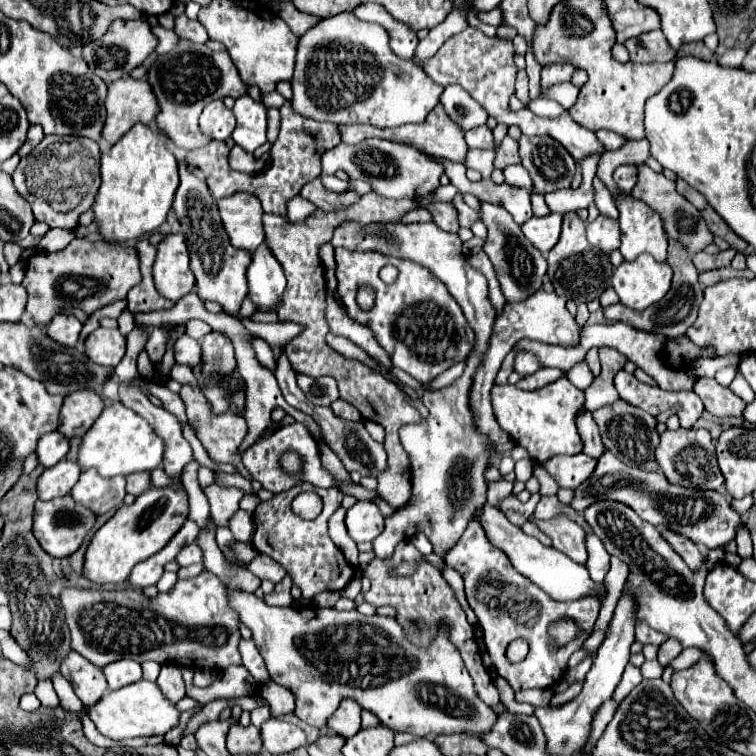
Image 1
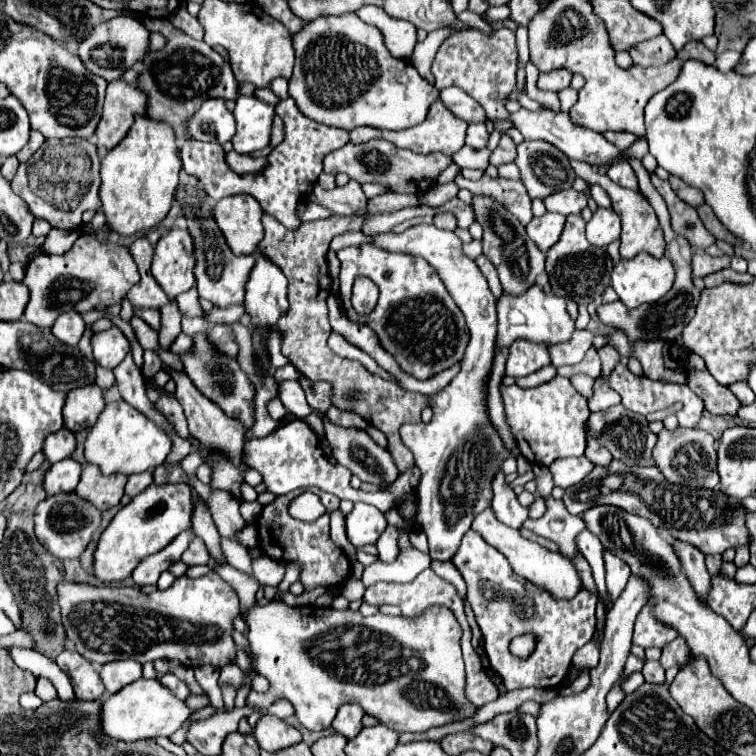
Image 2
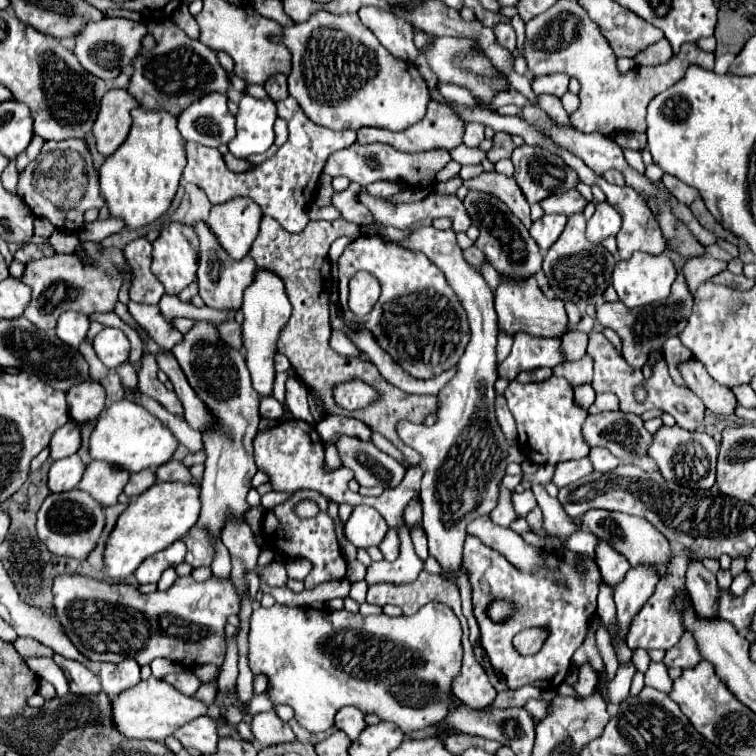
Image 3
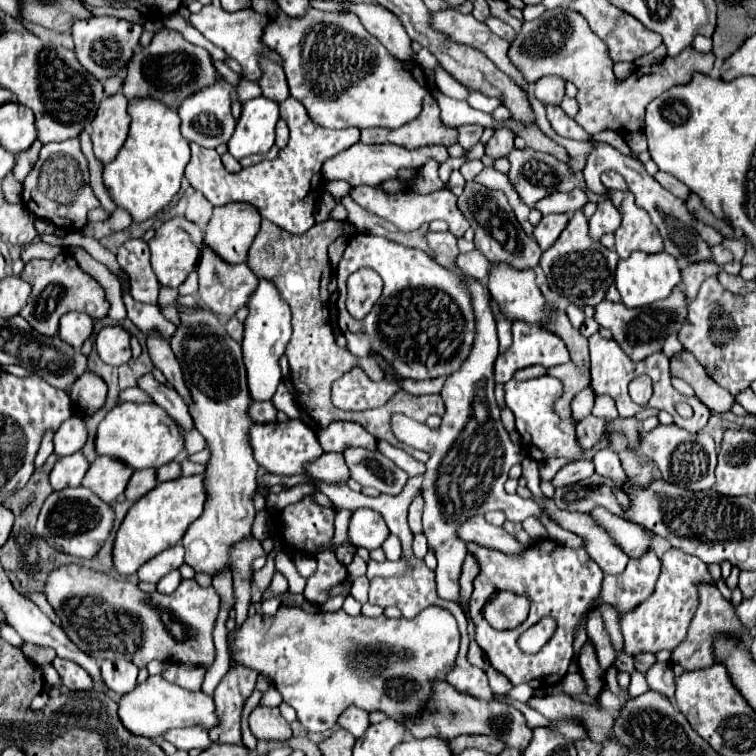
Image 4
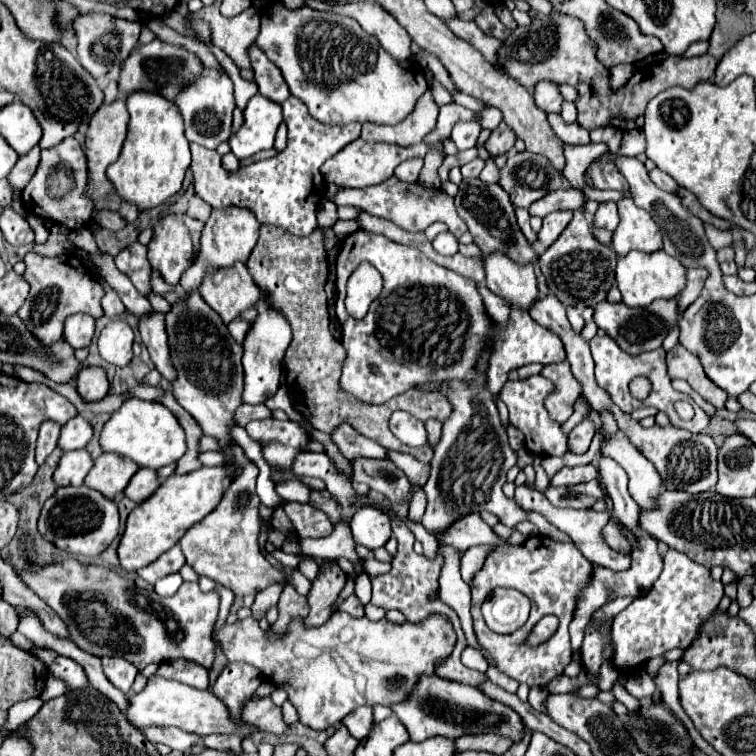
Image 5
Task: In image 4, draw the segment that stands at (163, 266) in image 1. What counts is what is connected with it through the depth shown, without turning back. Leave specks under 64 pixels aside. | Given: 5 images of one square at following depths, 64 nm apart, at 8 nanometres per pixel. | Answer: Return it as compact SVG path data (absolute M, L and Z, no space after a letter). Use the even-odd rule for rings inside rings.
M172 218L156 230L156 236L148 242L148 246L152 252L152 270L158 276L162 286L178 288L196 270L198 258L200 258L198 242L202 242L200 234L202 234L200 228L194 226L192 222L188 222L186 218Z

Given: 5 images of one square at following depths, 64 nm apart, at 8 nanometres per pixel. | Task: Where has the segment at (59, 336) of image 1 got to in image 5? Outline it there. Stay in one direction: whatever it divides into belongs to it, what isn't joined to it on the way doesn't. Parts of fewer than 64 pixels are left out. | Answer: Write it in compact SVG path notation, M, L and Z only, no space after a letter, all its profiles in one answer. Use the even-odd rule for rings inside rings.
M72 314L64 322L64 340L72 348L84 348L94 336L94 318L88 314Z

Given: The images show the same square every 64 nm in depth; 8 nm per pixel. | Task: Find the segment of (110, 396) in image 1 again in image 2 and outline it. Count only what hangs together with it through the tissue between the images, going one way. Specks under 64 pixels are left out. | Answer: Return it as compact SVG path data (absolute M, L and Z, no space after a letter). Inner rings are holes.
M96 364L96 384L102 389L107 390L115 384L115 376L112 370L100 367Z

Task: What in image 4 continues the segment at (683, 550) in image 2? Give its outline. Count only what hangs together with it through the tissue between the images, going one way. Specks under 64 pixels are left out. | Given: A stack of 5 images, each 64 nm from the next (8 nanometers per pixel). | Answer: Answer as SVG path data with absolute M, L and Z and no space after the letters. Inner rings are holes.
M698 584L698 610L692 618L688 636L682 644L678 644L672 650L672 664L680 664L684 670L698 670L698 668L706 668L714 662L714 654L712 654L712 640L716 636L740 636L744 638L744 628L740 628L740 624L736 624L736 616L732 616L732 604L720 594L720 590L716 588L716 584Z

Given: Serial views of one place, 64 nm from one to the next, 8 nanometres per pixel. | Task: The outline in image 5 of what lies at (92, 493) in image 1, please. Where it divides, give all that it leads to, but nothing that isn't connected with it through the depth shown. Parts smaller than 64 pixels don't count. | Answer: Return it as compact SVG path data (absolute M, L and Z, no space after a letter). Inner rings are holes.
M100 454L94 460L94 466L88 472L84 484L98 490L106 498L114 498L128 486L136 470L138 468L136 464L132 464L132 460L124 460L116 454Z

